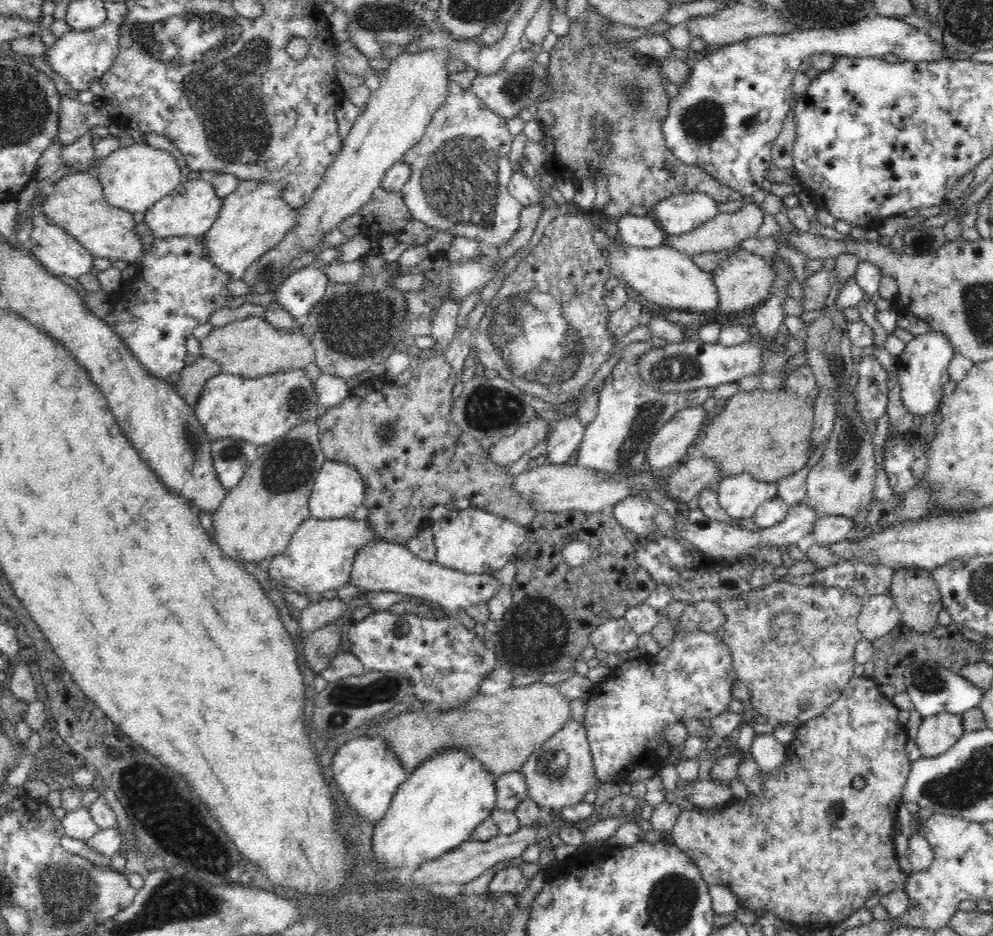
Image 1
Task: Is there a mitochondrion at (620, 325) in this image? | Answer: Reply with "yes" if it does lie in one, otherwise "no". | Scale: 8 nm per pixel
no

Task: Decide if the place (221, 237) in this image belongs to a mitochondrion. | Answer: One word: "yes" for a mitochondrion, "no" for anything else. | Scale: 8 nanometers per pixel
no

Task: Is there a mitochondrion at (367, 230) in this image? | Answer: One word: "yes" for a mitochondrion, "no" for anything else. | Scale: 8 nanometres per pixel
no

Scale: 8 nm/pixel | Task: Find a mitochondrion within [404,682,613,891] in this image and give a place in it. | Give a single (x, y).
(551, 764)

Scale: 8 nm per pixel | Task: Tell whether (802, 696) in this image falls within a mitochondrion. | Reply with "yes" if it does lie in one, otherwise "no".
no

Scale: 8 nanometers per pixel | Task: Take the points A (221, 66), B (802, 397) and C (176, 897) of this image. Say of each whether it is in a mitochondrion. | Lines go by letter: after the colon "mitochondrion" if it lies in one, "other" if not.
A: mitochondrion
B: other
C: mitochondrion

